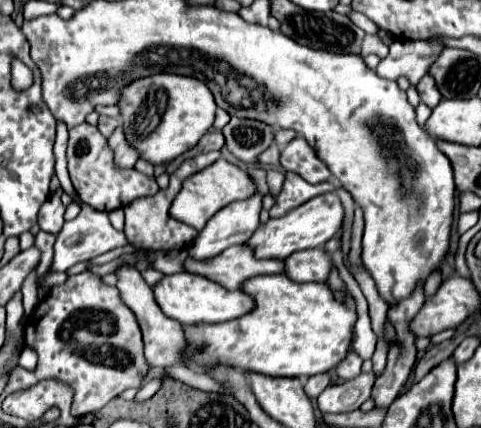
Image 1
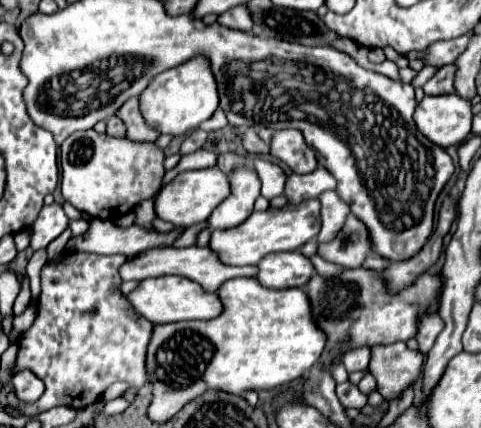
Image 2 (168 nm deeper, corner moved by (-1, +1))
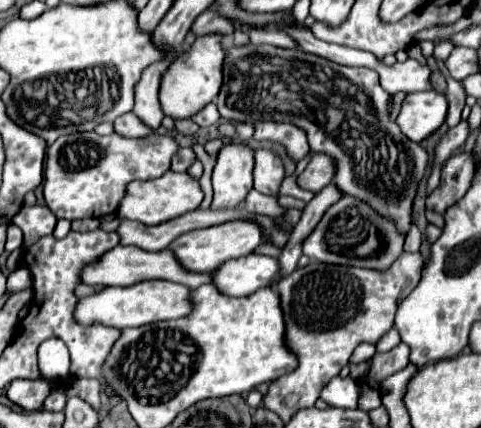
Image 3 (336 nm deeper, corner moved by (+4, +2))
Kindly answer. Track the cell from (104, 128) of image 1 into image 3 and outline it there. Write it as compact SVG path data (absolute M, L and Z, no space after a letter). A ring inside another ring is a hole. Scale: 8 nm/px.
M133 112L131 114L125 114L123 118L117 118L115 120L115 132L117 134L123 134L125 138L143 138L147 134L151 134L153 130L143 124Z

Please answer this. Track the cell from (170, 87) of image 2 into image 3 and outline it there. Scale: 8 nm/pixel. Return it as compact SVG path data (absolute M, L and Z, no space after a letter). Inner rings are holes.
M207 34L199 36L189 50L185 50L163 74L159 88L159 102L165 114L177 118L191 118L197 114L207 102L211 102L223 84L223 62L225 48L221 46L223 34Z

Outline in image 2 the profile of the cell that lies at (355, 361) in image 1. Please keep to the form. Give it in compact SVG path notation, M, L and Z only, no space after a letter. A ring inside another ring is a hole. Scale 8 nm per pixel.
M356 347L356 349L350 349L344 355L342 363L344 363L346 371L352 373L352 371L364 371L364 369L368 369L368 359L370 359L370 349L368 347Z

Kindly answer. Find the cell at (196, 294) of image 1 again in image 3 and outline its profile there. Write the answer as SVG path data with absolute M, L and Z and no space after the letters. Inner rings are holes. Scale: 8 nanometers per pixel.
M147 280L147 282L137 282L125 288L103 288L91 296L79 298L73 316L75 316L75 322L81 326L103 324L103 326L123 330L123 328L135 328L135 326L143 326L159 320L181 318L191 310L191 304L187 302L187 298L189 298L189 288L179 282Z

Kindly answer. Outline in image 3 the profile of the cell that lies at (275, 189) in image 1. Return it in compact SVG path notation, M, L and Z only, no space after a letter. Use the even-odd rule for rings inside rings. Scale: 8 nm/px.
M261 148L255 152L255 190L259 190L261 194L269 194L269 196L277 196L279 186L285 178L285 168L283 168L283 160L267 148Z

